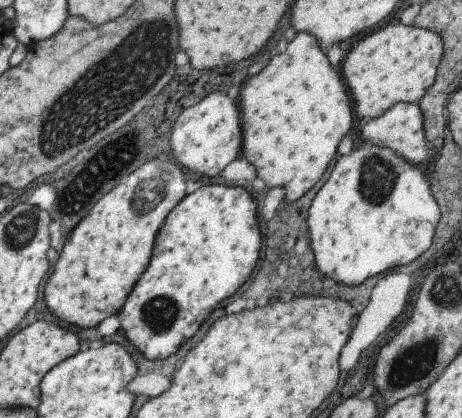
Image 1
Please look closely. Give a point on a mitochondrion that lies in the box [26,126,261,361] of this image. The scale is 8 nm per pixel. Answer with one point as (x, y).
(148, 193)

